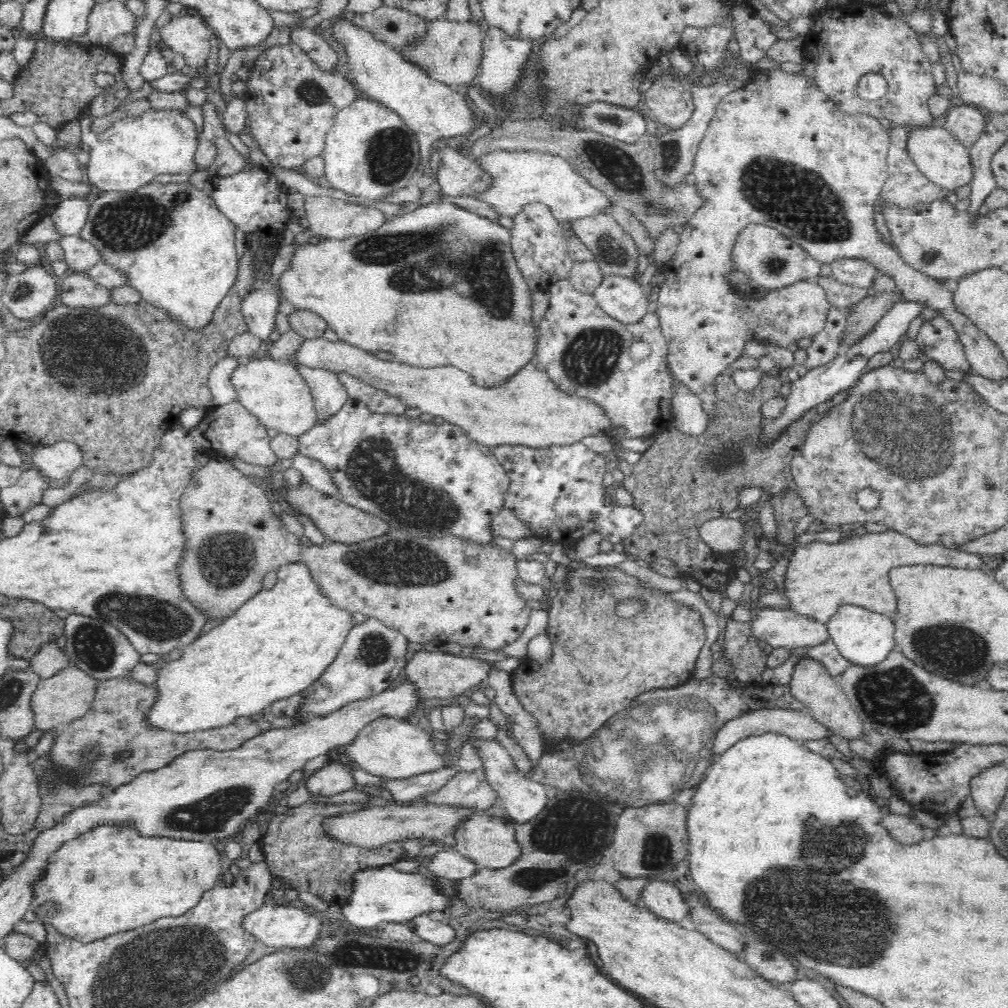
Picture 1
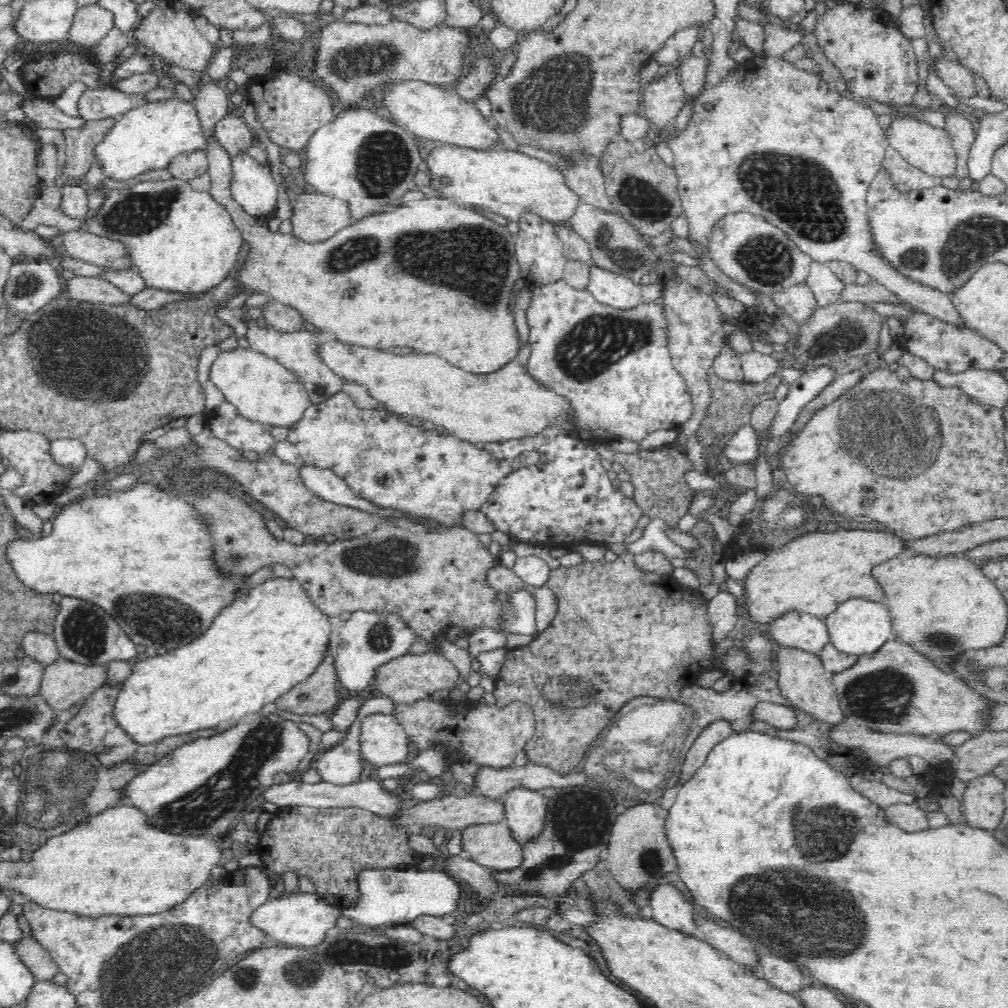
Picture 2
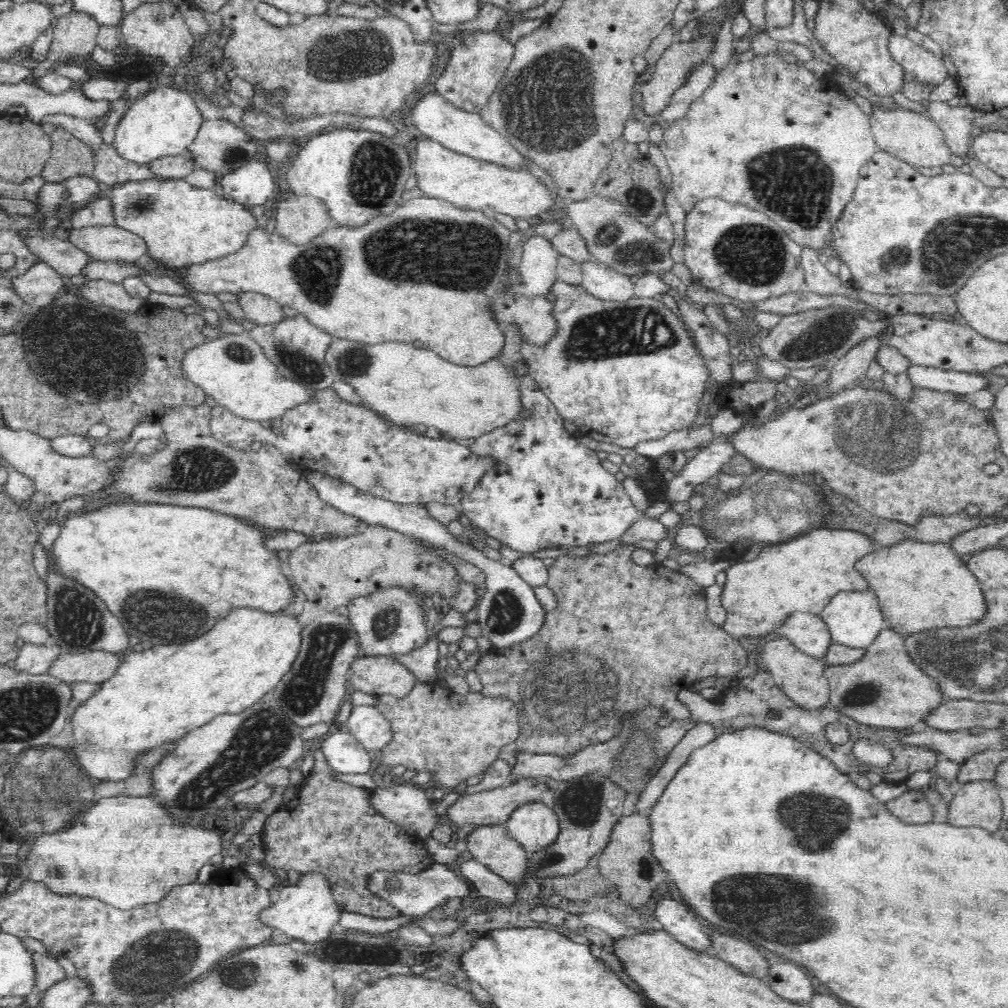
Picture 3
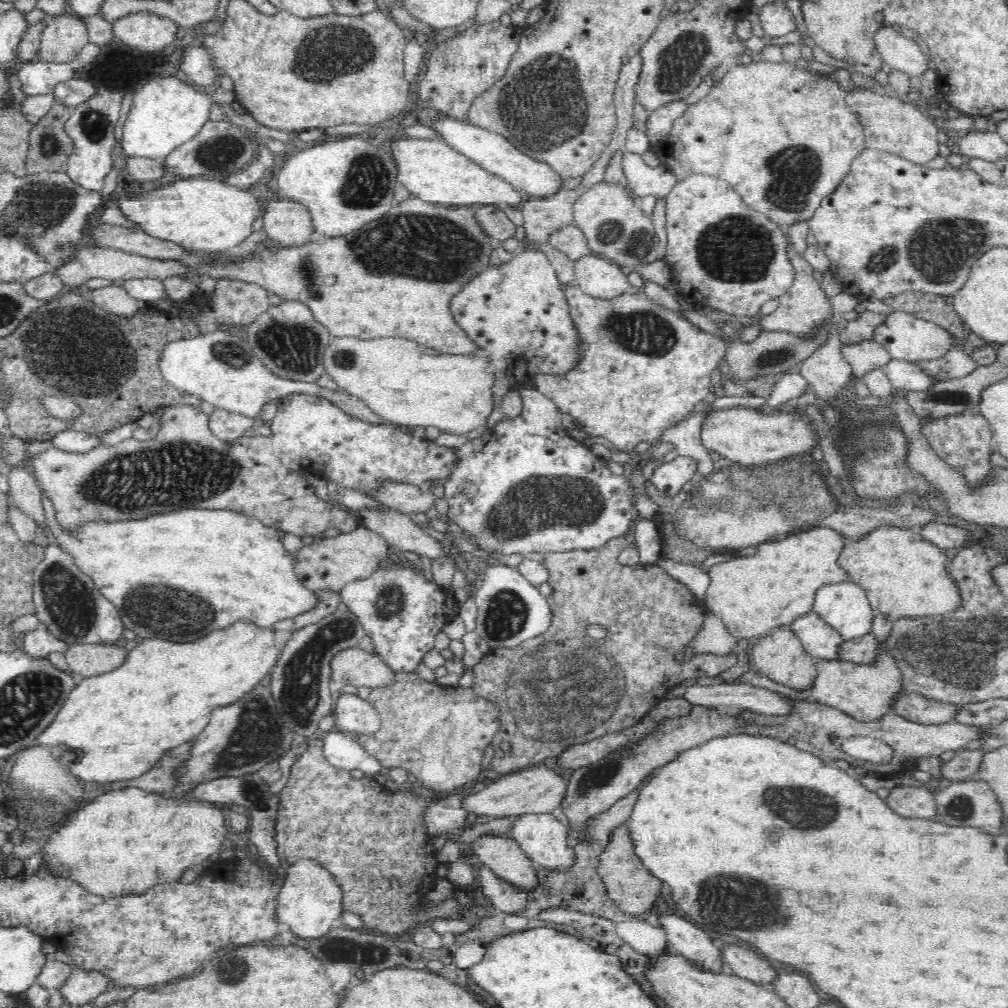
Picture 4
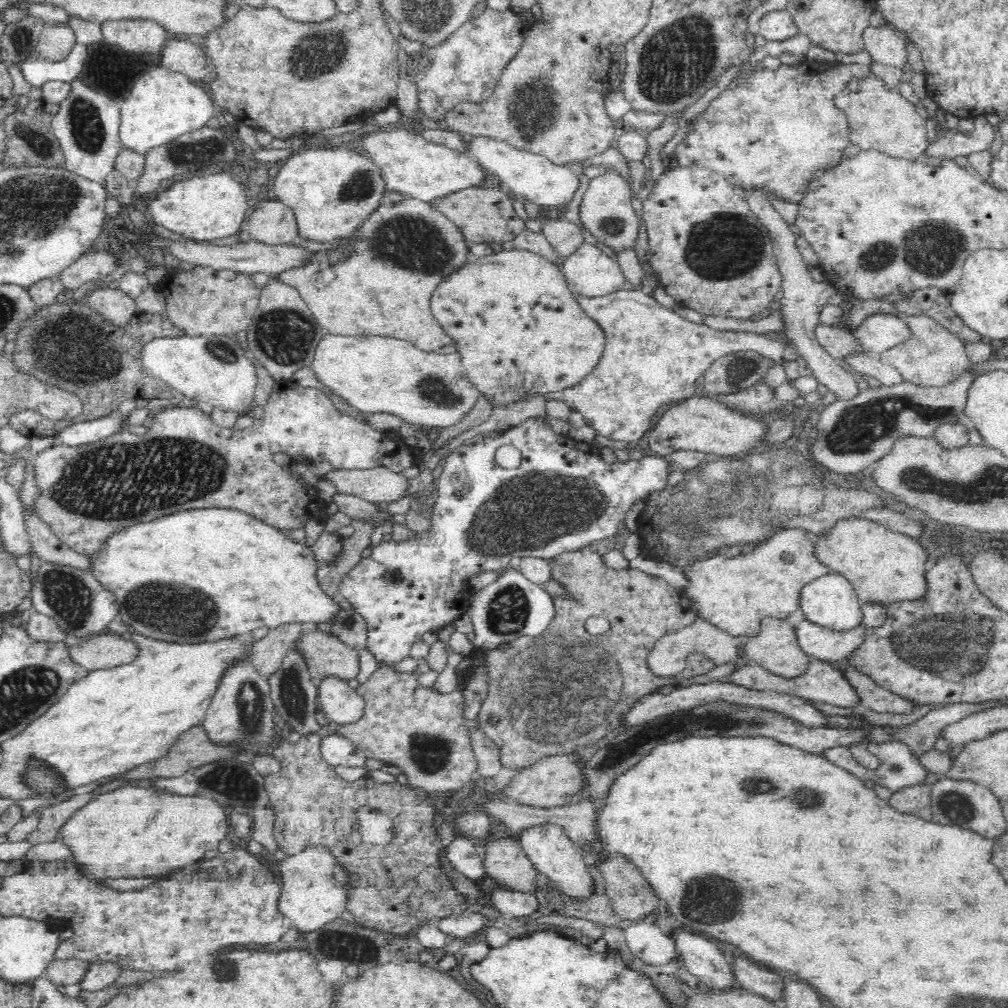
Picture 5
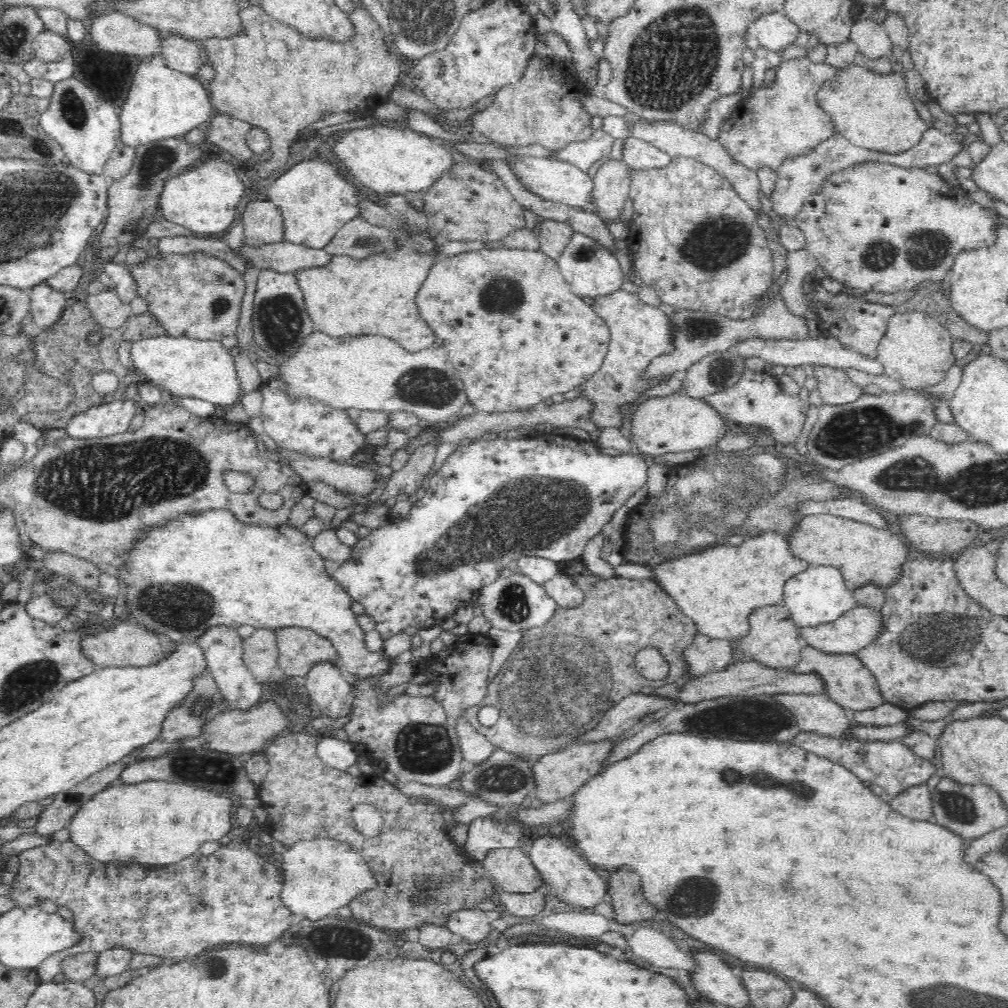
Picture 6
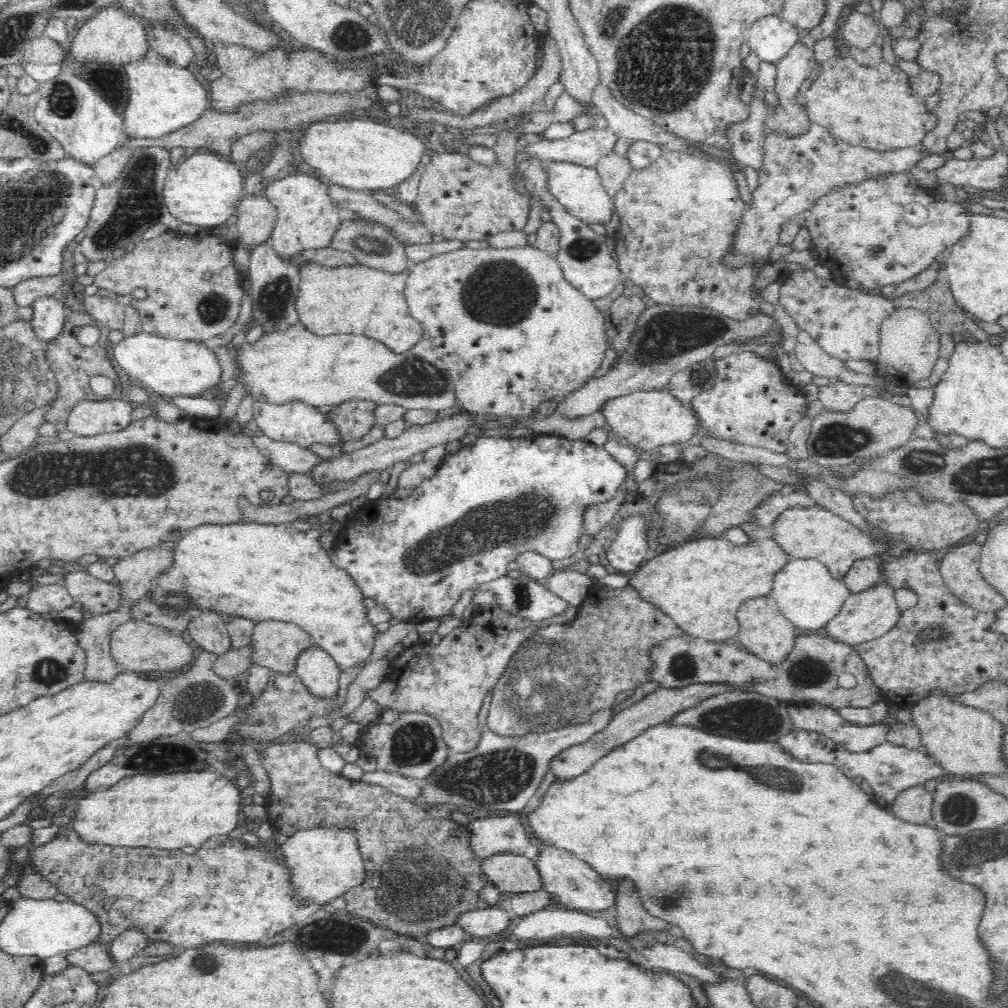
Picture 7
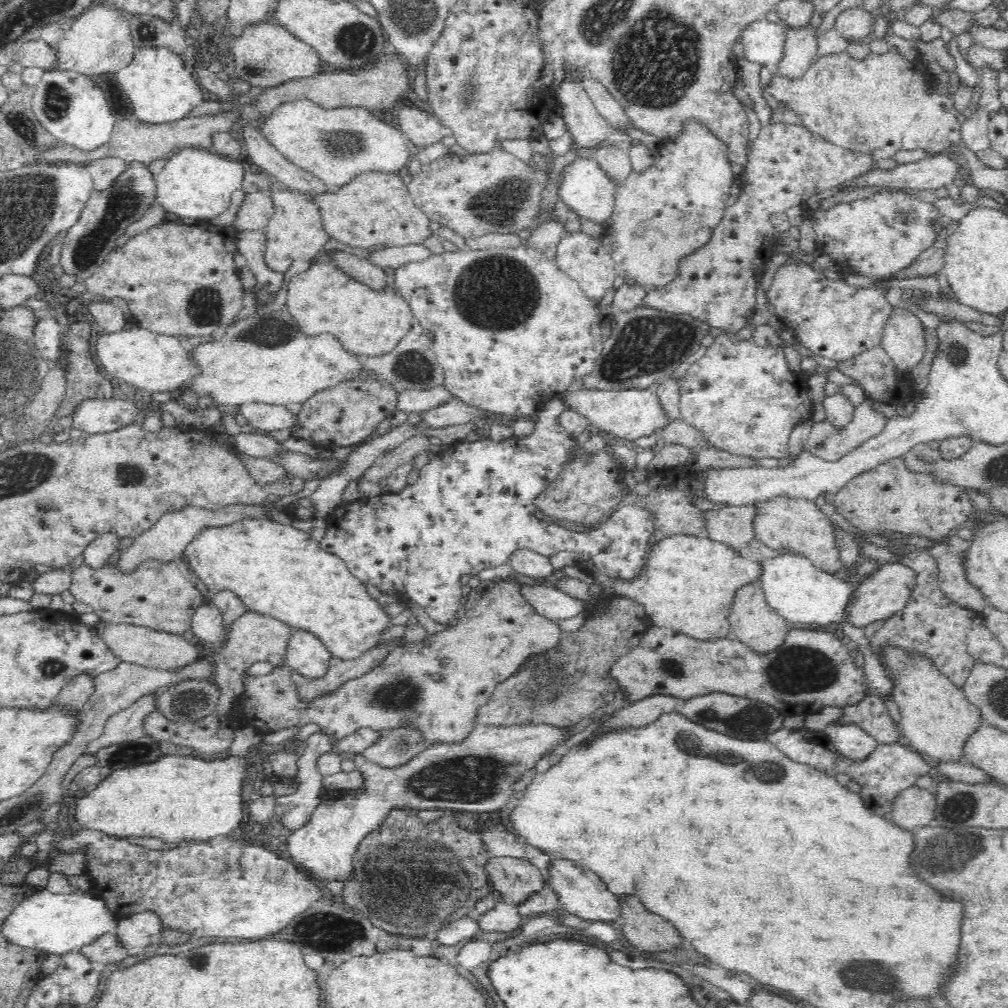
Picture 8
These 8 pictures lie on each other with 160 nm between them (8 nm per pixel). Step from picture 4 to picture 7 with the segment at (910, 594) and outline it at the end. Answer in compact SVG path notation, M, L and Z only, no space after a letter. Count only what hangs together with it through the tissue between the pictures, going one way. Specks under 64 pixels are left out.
M801 503L786 508L773 520L768 531L770 532L768 537L772 538L772 541L788 555L799 559L814 557L824 563L828 572L836 580L842 580L854 559L882 556L888 548L877 542L872 536L858 530L847 520L836 516L818 504Z

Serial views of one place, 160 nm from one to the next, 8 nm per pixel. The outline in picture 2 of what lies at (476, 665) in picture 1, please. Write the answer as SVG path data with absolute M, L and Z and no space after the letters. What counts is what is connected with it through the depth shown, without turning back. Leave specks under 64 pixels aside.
M409 652L404 656L390 659L373 670L372 688L376 694L388 696L394 703L405 705L432 696L437 690L450 690L459 682L458 669L446 659L442 653L425 653L412 655Z

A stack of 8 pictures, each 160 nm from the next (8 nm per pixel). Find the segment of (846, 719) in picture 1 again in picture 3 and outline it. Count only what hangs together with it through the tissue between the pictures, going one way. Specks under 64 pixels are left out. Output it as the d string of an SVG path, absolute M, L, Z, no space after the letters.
M775 635L764 642L762 646L762 664L772 675L774 683L782 689L792 702L800 705L800 708L813 709L828 705L829 680L824 676L826 663L814 658L794 645L793 640Z

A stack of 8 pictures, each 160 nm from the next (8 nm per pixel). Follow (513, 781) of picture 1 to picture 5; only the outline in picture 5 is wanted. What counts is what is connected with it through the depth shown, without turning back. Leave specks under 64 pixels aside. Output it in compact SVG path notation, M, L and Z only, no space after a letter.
M539 824L534 828L515 834L526 856L533 862L535 869L546 875L560 893L574 898L586 900L595 892L595 879L590 874L590 866L582 858L582 854L574 848L574 841L570 840L564 829L558 824Z

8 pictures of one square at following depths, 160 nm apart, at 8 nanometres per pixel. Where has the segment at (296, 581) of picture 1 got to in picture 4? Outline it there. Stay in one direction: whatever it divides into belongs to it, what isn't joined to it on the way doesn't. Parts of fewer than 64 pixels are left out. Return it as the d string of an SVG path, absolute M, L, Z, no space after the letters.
M242 622L234 623L224 630L214 630L206 636L194 642L175 643L169 640L162 640L156 637L137 639L137 646L129 650L126 662L118 668L105 672L104 674L79 678L78 683L68 693L65 703L58 709L56 716L38 733L35 744L47 744L52 746L66 746L67 750L74 751L78 756L67 765L70 774L75 776L77 783L84 782L116 782L116 780L128 780L139 777L142 773L150 770L164 755L167 755L171 748L180 746L190 739L196 738L205 728L209 721L209 714L213 708L230 704L238 700L244 693L250 691L256 684L270 674L280 651L275 645L275 631L271 628L258 628L253 624Z

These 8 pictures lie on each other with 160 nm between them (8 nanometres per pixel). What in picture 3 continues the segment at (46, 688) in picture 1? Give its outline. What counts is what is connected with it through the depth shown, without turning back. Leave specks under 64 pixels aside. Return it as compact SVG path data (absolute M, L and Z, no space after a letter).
M100 649L74 654L61 652L49 672L69 685L76 682L96 685L108 680L120 663L120 656L116 653Z

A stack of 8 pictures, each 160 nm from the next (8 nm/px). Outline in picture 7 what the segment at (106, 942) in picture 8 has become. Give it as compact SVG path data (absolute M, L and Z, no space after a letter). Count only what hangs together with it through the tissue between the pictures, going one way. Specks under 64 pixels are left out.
M98 942L78 948L67 954L66 957L69 964L80 966L92 974L97 972L105 974L116 965L116 962L111 957L110 944Z

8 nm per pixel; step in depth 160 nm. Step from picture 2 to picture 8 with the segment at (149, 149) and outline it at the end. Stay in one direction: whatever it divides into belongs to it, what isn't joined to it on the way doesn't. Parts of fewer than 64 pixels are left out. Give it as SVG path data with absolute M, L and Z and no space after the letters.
M140 46L132 61L114 74L118 86L126 92L135 118L148 123L173 122L183 119L204 102L202 87L186 70L180 54L168 47Z

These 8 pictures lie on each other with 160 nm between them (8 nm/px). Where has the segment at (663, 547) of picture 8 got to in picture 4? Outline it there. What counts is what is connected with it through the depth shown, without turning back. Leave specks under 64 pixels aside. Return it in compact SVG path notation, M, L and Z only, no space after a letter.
M828 527L816 528L806 532L788 534L776 541L766 541L757 546L750 558L730 558L729 561L712 564L708 568L710 584L702 600L704 609L715 614L730 634L736 638L764 637L780 625L789 625L803 614L812 611L814 593L825 584L848 580L847 574L838 566L837 556L844 548L843 536Z

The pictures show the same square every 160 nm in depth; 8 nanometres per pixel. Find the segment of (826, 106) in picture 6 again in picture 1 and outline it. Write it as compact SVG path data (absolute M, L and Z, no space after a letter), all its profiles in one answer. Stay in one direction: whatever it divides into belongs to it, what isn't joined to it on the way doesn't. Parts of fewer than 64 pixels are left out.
M916 125L907 129L905 148L914 166L926 175L928 180L941 188L955 191L969 184L971 180L971 164L967 147L944 127Z

